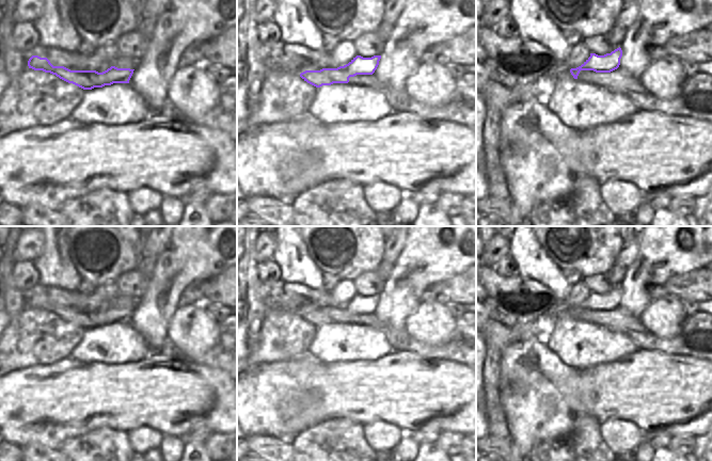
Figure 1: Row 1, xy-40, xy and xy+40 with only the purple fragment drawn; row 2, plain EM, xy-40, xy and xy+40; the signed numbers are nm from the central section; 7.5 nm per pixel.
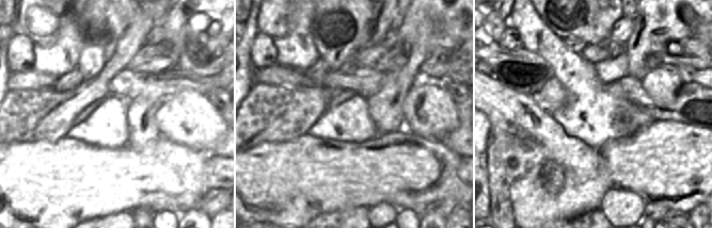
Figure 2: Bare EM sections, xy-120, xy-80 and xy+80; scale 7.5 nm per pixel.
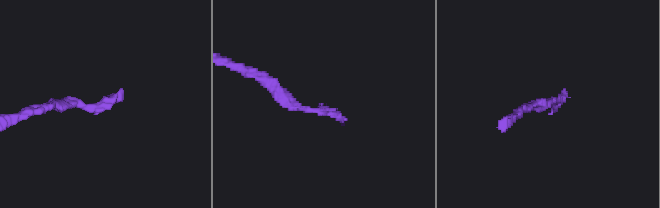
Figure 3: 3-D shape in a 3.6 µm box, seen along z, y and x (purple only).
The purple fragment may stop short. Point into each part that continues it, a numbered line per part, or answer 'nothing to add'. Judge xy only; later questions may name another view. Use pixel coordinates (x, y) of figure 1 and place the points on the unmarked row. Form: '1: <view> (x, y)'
1: xy (461, 347)

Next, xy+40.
1: xy+40 (695, 339)

